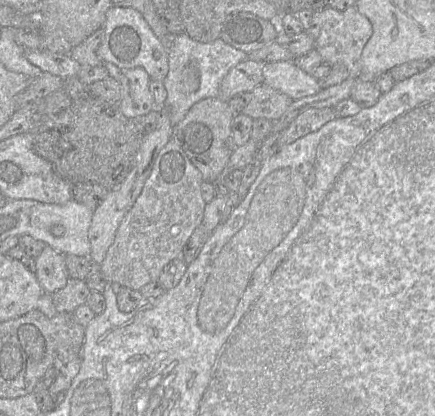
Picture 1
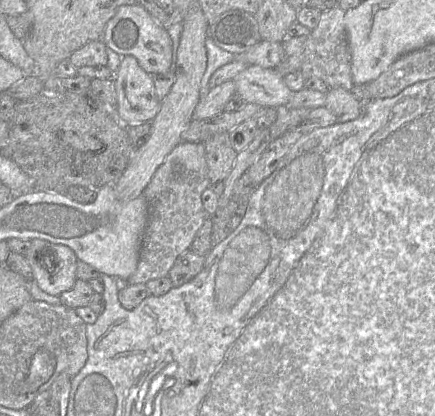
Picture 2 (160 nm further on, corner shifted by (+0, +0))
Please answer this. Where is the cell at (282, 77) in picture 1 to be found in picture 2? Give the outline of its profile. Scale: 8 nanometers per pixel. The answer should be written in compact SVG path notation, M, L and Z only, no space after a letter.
M250 65L234 79L236 93L247 103L261 107L285 108L292 91L286 86L284 77L274 68Z

